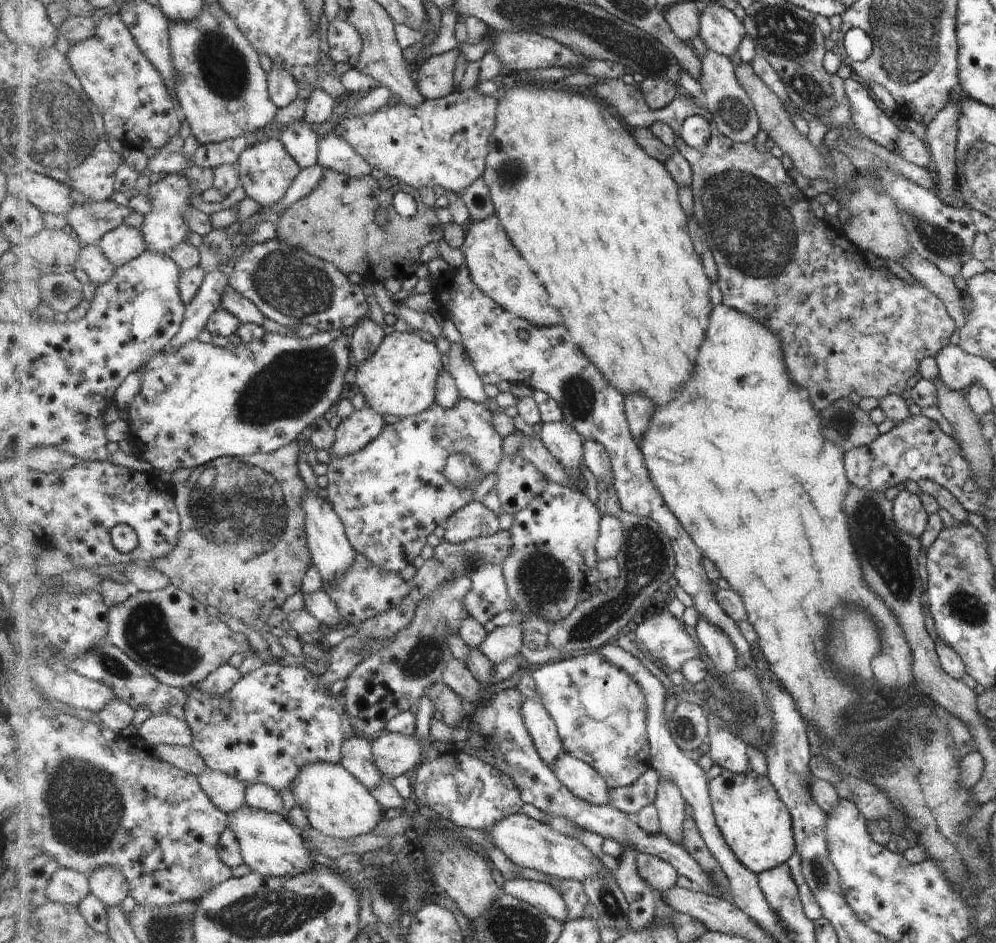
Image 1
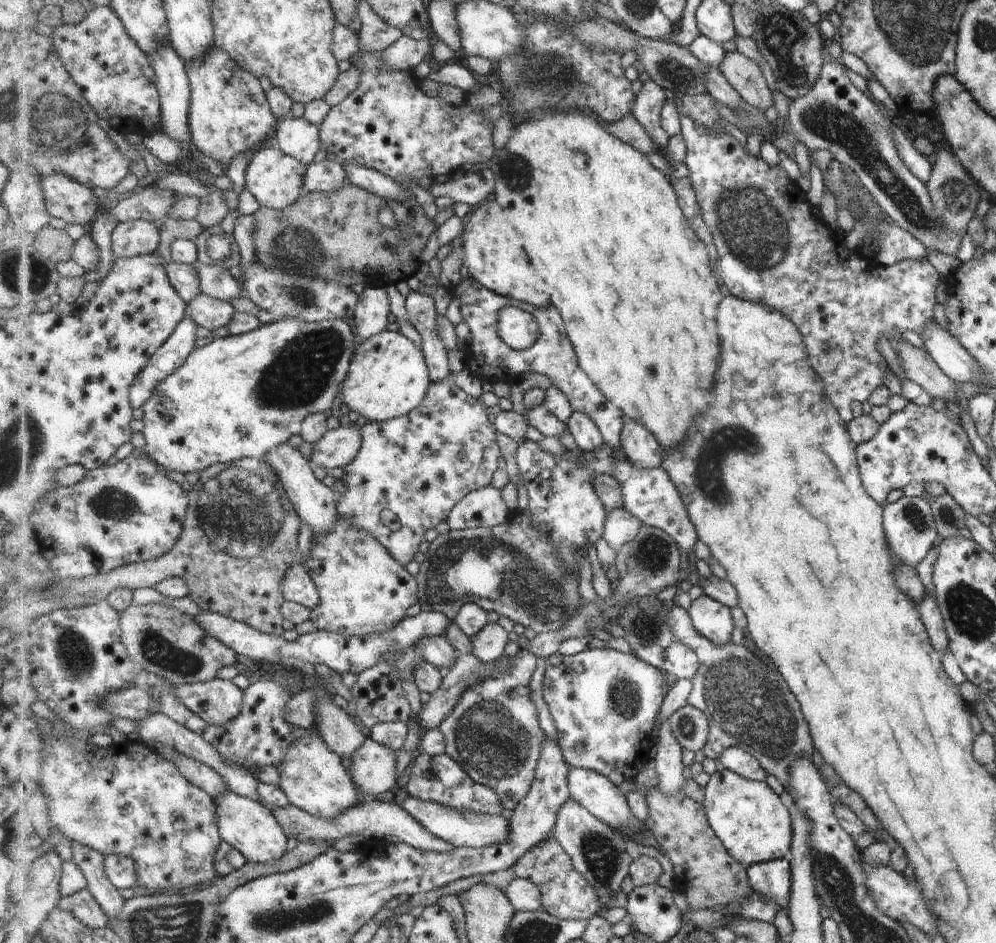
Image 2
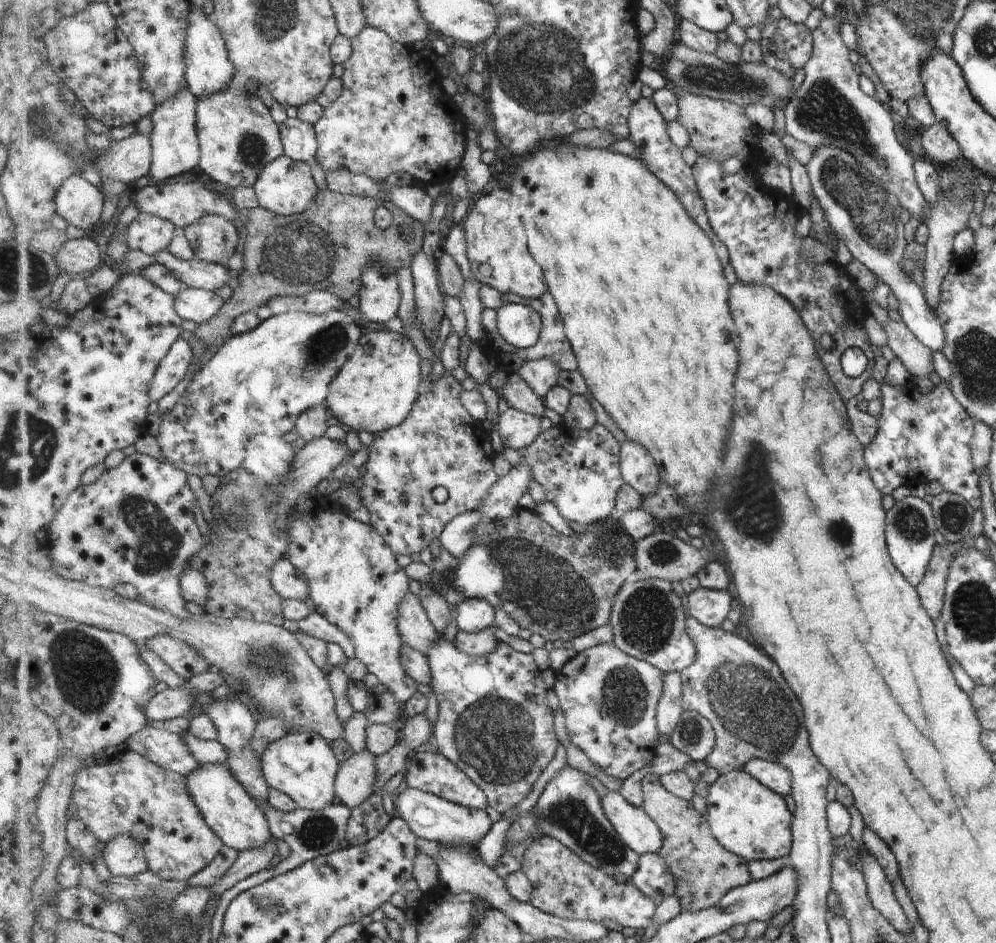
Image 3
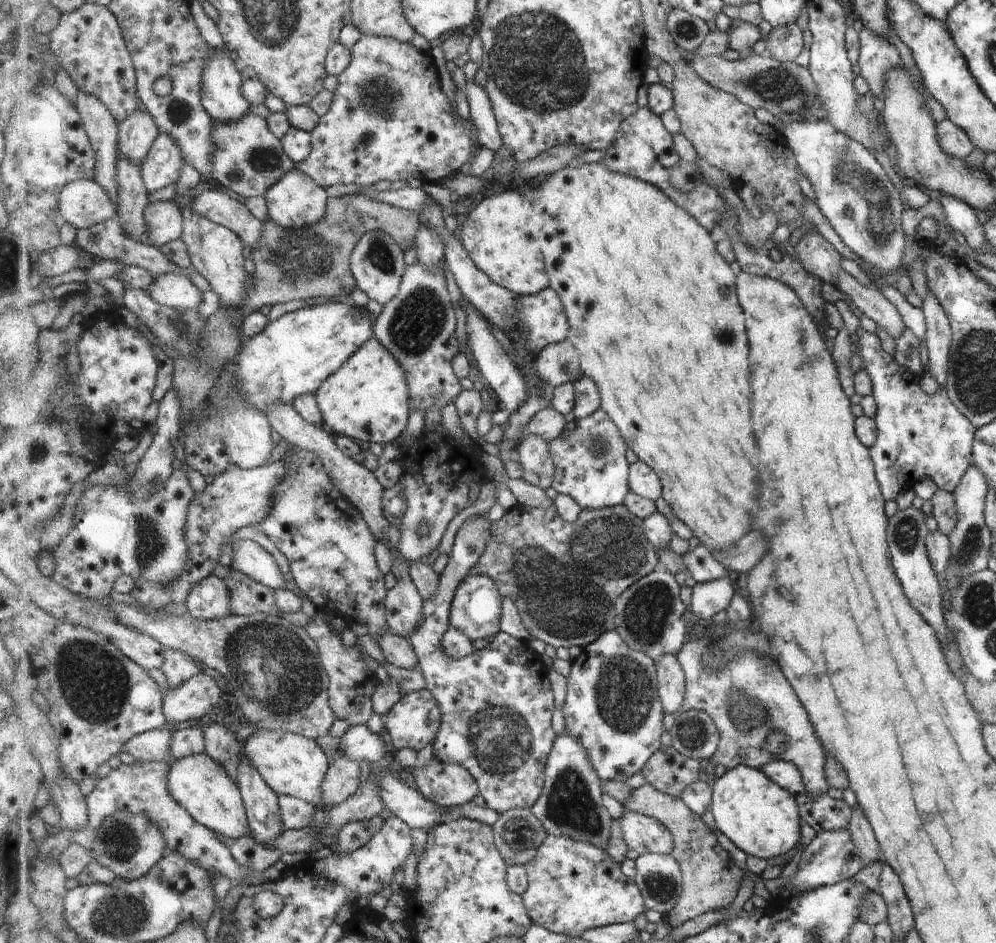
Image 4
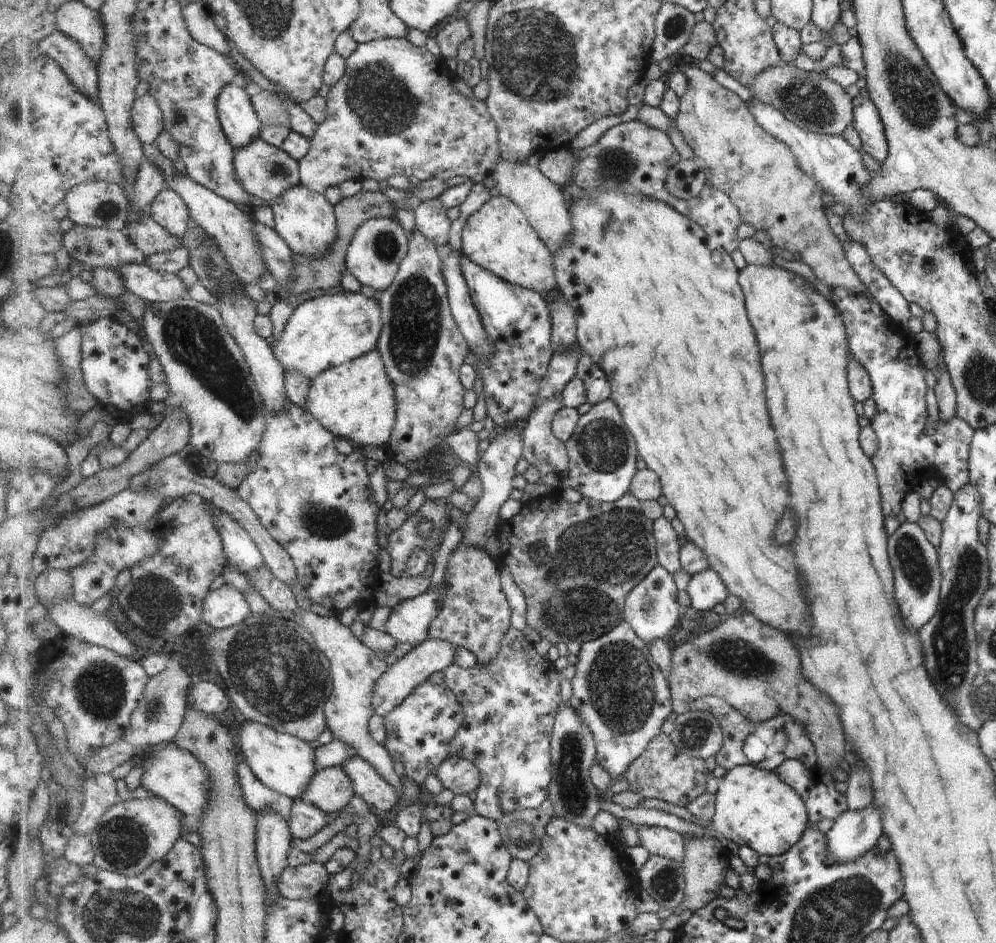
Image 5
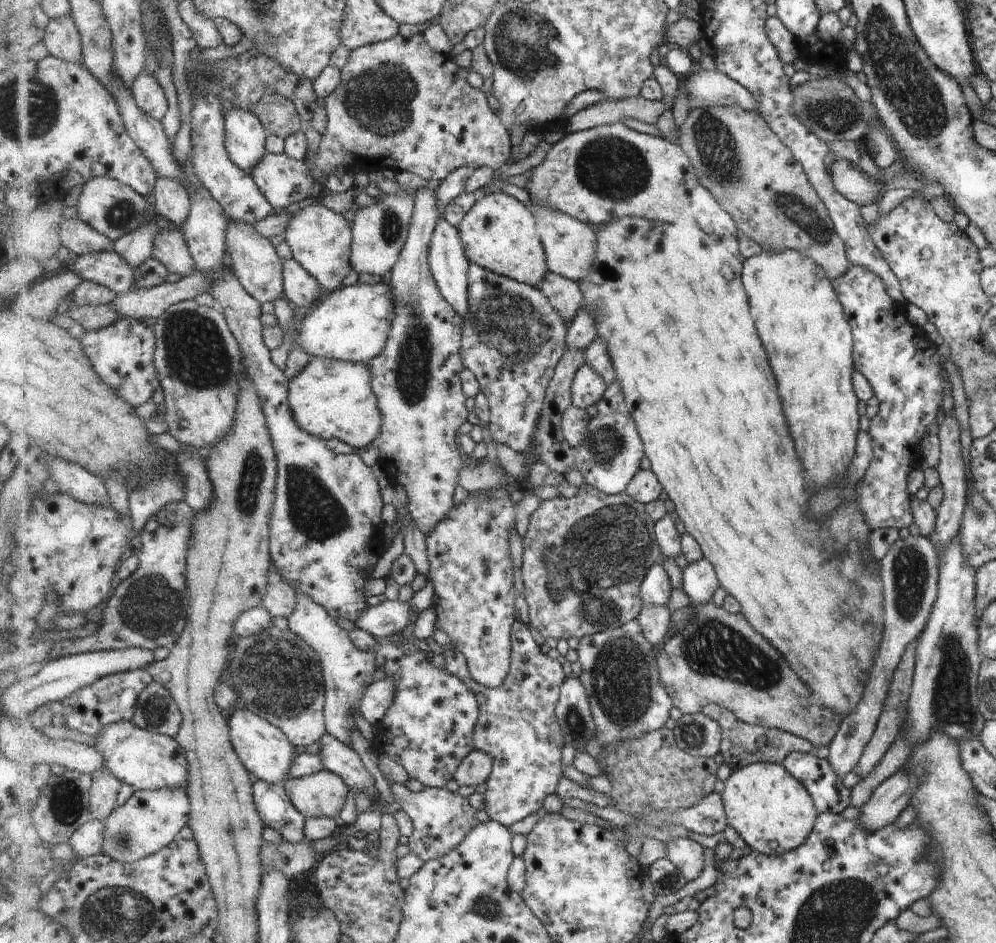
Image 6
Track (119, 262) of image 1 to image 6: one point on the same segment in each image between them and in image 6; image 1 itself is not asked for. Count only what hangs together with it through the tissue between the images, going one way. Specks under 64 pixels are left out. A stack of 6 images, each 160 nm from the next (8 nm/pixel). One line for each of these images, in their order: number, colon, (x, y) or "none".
2: (133, 238)
3: (150, 233)
4: (165, 222)
5: (169, 209)
6: (173, 203)

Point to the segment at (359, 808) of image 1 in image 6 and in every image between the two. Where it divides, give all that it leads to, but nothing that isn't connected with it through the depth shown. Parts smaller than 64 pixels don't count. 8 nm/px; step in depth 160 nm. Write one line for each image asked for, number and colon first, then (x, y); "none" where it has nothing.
2: (313, 776)
3: (302, 765)
4: (293, 765)
5: (285, 762)
6: (264, 748)

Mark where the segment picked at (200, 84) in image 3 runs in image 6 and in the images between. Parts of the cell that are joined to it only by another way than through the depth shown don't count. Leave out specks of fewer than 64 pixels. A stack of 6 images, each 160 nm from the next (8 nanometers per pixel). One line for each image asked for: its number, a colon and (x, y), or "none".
4: (223, 95)
5: (241, 123)
6: (246, 137)

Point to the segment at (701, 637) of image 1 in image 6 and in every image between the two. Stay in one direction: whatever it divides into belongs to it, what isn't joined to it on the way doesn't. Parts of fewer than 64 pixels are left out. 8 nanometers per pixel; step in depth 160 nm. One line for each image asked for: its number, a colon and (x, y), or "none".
2: (714, 620)
3: (712, 607)
4: (709, 598)
5: (706, 589)
6: (701, 581)

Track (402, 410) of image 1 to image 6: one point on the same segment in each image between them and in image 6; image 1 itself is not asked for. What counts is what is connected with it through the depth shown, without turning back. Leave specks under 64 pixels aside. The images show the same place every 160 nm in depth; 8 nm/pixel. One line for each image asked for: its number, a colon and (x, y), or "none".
2: (389, 377)
3: (374, 392)
4: (367, 400)
5: (356, 401)
6: (330, 398)

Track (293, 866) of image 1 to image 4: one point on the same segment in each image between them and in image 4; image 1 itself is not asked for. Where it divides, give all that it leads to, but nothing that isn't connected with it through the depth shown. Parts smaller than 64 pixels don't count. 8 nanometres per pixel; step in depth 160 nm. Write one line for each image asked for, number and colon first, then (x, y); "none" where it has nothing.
2: (249, 826)
3: (227, 807)
4: (206, 790)

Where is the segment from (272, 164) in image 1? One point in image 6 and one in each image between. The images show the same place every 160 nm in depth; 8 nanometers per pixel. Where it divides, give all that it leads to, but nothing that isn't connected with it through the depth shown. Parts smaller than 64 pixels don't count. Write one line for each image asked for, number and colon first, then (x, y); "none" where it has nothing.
2: (276, 179)
3: (286, 187)
4: (297, 201)
5: (308, 223)
6: (321, 240)

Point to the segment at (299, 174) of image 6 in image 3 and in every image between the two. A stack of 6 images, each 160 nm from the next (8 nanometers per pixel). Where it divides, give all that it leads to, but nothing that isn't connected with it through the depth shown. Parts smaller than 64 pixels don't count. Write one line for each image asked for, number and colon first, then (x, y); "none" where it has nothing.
3: (238, 137)
4: (249, 159)
5: (268, 172)

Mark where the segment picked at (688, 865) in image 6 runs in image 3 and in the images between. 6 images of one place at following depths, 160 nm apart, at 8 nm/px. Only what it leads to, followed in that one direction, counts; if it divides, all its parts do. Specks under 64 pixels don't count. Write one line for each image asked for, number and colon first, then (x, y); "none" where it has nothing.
3: (634, 825)
4: (645, 834)
5: (661, 841)

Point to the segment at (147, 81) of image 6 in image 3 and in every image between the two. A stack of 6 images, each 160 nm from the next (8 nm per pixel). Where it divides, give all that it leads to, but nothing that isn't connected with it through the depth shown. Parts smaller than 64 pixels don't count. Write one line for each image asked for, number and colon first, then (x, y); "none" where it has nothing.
3: (128, 159)
4: (136, 135)
5: (148, 118)

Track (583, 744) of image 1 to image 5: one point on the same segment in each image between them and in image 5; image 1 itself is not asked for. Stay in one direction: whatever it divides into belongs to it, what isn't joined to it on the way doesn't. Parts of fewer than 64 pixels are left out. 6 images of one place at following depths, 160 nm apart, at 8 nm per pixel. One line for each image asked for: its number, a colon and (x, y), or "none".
2: (605, 702)
3: (609, 699)
4: (613, 707)
5: (622, 694)

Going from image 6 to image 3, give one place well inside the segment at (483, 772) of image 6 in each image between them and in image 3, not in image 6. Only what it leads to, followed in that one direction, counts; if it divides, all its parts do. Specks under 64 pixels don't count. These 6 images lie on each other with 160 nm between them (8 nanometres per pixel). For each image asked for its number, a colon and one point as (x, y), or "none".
3: (432, 772)
4: (446, 784)
5: (460, 775)

